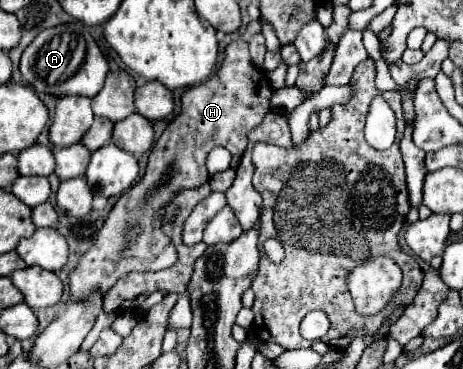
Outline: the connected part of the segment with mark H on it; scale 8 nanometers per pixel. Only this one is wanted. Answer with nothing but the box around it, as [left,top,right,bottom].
[68,40,272,302]

